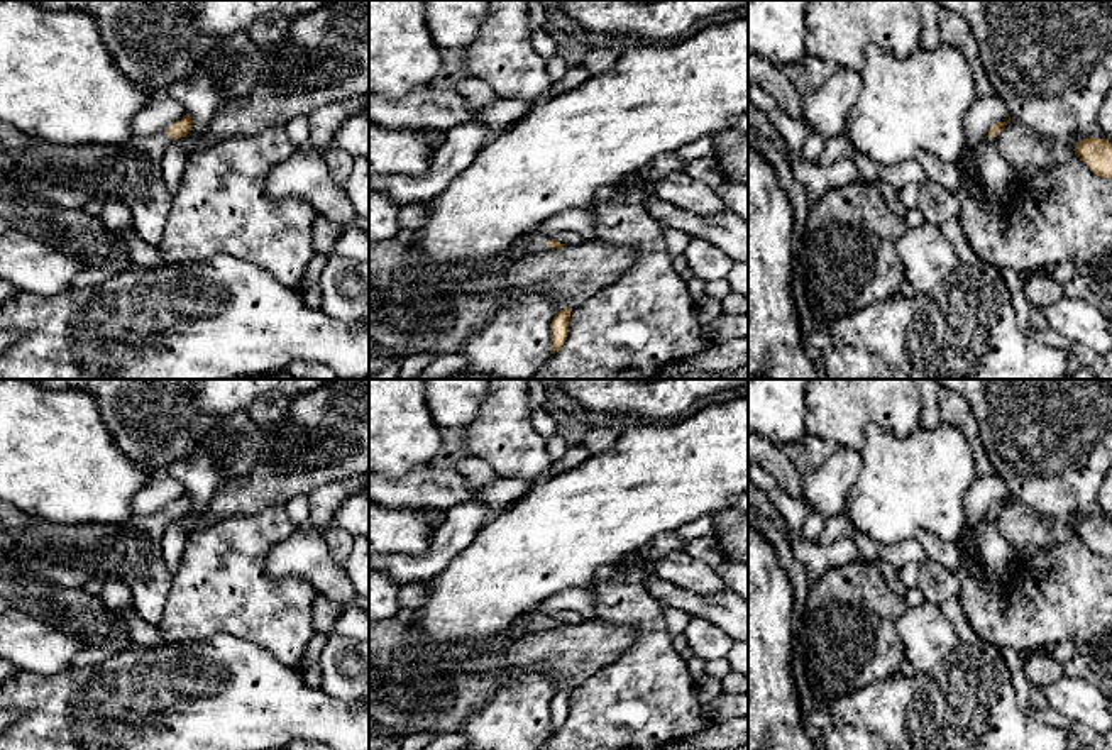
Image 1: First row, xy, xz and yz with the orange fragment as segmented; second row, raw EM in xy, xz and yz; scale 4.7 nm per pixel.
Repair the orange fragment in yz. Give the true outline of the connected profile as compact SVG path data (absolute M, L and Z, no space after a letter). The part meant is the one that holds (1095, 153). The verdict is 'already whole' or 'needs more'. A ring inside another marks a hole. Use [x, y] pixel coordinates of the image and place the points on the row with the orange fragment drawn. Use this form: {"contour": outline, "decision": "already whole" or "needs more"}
{"contour": "M1090 137L1080 141L1073 151L1093 174L1112 178L1112 142L1107 139Z", "decision": "already whole"}

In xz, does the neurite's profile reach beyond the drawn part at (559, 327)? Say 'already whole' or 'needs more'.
already whole

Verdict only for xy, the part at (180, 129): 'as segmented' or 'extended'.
extended

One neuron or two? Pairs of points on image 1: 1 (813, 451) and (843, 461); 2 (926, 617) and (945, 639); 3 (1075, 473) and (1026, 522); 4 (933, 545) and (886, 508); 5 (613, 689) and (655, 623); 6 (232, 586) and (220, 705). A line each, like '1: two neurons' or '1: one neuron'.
1: two neurons
2: one neuron
3: two neurons
4: two neurons
5: one neuron
6: two neurons

